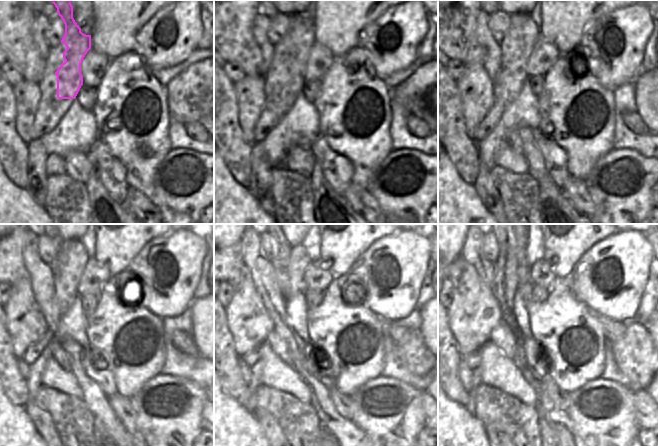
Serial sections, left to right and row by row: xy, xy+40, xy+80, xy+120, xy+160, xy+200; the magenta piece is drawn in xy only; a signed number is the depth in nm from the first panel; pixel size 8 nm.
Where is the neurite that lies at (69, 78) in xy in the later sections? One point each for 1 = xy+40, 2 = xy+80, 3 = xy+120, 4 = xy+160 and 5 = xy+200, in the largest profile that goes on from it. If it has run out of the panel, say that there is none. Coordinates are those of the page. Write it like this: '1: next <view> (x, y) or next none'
1: next xy+40 (300, 35)
2: next xy+80 (523, 33)
3: next xy+120 (72, 255)
4: next xy+160 (299, 260)
5: next xy+200 (523, 269)

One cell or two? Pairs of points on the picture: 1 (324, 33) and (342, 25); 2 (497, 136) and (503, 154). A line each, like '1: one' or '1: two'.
1: one
2: two

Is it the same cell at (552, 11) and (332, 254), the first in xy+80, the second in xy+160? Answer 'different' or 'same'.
same

